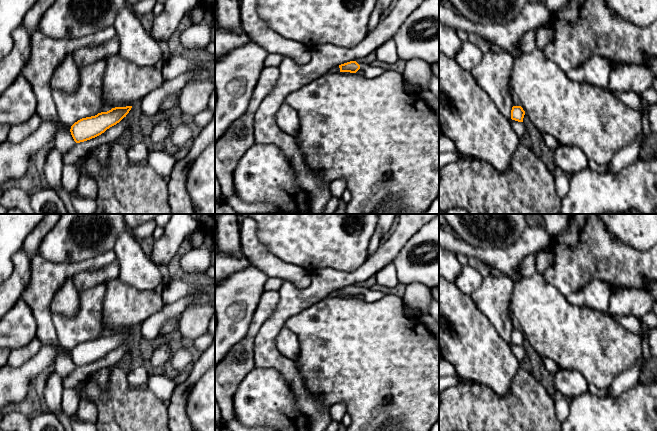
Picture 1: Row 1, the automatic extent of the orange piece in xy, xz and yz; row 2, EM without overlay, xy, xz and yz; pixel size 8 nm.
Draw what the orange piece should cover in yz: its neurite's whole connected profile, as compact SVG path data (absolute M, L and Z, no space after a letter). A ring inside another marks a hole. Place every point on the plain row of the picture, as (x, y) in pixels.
M512 316L511 319L512 319L512 325L513 325L513 331L511 334L511 343L518 346L523 346L525 335L521 331L520 323L518 319L514 316Z

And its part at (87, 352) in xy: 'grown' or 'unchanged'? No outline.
grown

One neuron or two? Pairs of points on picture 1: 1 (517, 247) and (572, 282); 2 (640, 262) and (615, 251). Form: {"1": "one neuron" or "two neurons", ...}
{"1": "two neurons", "2": "one neuron"}

